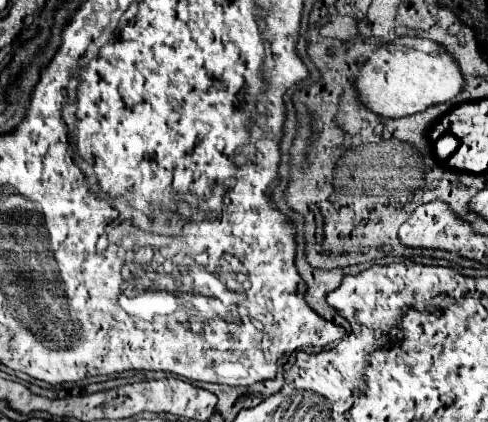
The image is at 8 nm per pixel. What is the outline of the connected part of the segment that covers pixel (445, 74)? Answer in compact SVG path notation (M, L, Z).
M405 36L375 50L369 60L357 68L355 84L361 100L373 112L385 118L401 118L455 98L465 88L465 78L457 68L457 60L439 42Z

